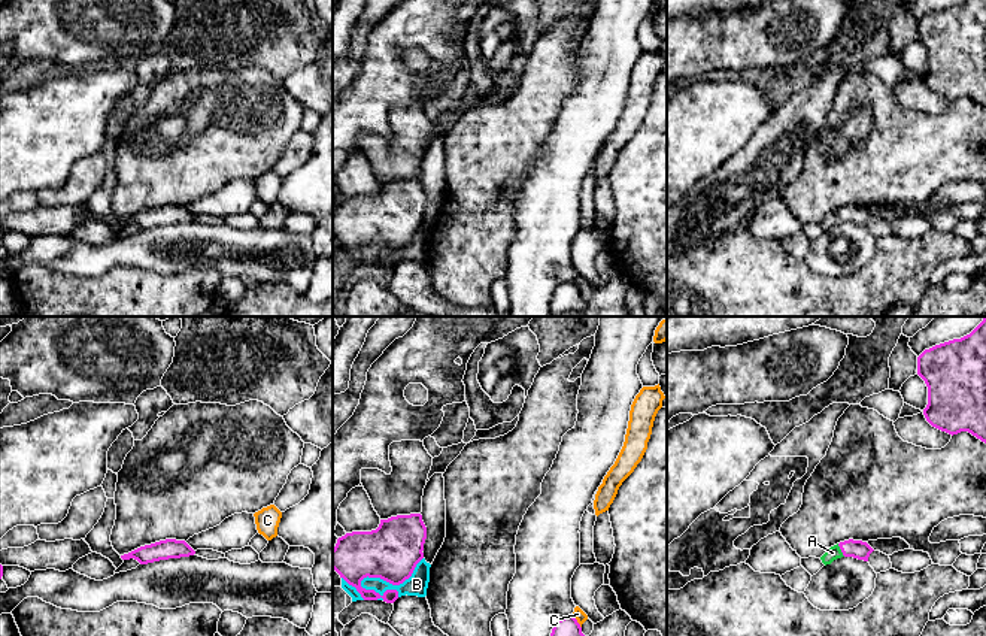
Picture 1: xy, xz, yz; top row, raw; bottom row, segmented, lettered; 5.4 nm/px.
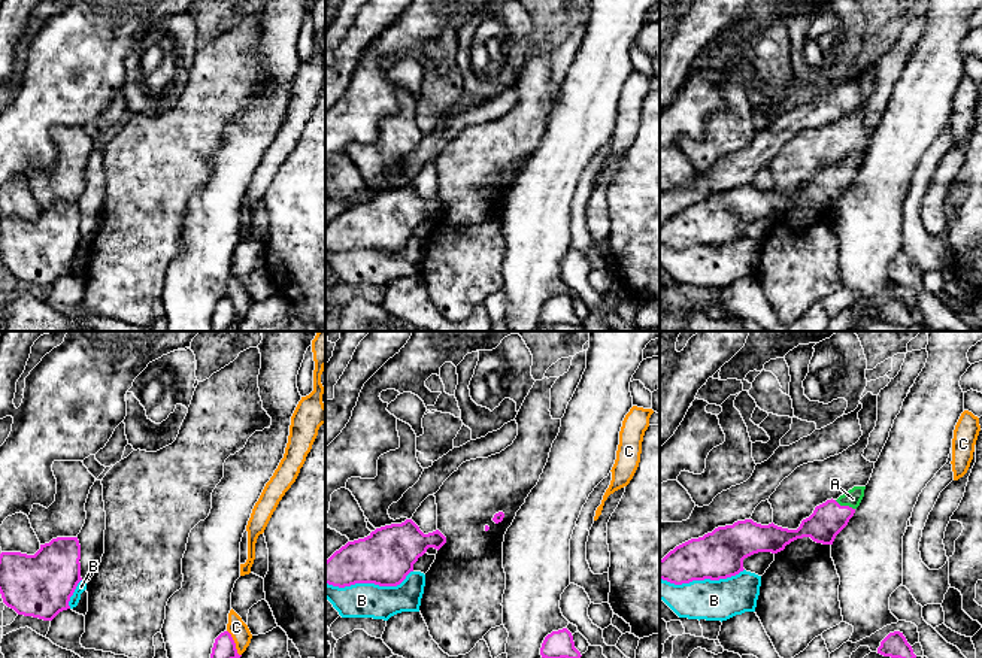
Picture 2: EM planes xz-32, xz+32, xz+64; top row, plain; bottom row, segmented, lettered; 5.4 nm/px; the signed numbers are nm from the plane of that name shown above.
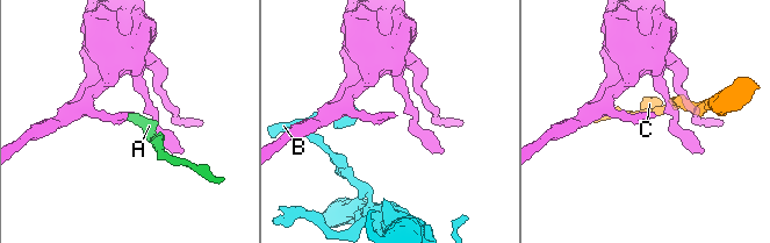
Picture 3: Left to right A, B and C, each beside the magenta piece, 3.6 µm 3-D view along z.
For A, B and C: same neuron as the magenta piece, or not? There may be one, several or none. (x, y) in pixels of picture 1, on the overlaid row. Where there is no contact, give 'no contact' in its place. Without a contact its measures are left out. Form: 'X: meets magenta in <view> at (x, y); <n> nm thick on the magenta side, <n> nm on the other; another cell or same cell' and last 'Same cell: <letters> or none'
A: meets magenta in yz at (840, 548); 100 nm thick on the magenta side, 70 nm on the other; same cell
B: meets magenta in xz at (393, 584); 300 nm thick on the magenta side, 110 nm on the other; another cell
C: meets magenta in xz at (576, 621); 110 nm thick on the magenta side, 60 nm on the other; another cell
Same cell: A

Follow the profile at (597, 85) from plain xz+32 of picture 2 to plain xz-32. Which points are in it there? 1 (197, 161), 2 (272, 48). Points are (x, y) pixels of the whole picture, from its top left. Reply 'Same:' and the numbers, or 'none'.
Same: 2

